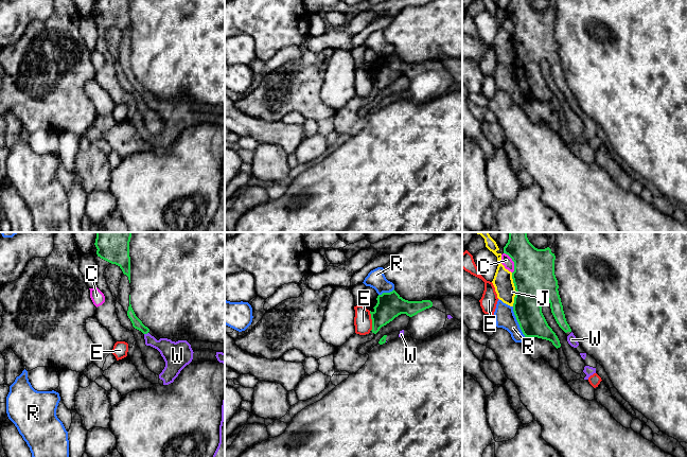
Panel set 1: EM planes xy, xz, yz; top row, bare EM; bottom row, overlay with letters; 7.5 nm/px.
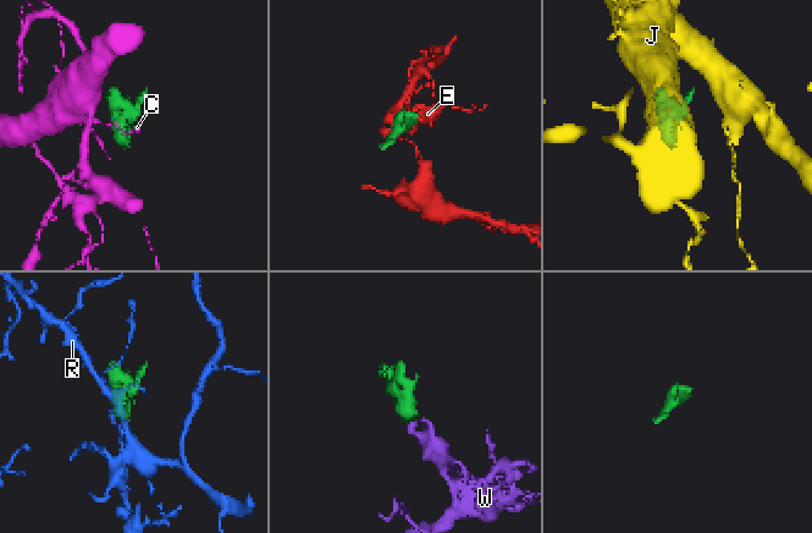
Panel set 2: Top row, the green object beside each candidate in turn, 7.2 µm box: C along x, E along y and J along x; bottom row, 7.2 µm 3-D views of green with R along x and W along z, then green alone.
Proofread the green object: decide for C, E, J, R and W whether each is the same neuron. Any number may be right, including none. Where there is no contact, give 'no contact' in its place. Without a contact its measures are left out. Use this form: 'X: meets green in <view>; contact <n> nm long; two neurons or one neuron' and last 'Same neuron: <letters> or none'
C: meets green in yz; contact 170 nm long; two neurons
E: meets green in xz; contact 150 nm long; two neurons
J: meets green in yz; contact 260 nm long; two neurons
R: meets green in yz; contact 260 nm long; two neurons
W: meets green in xy; contact 40 nm long; one neuron
Same neuron: W

